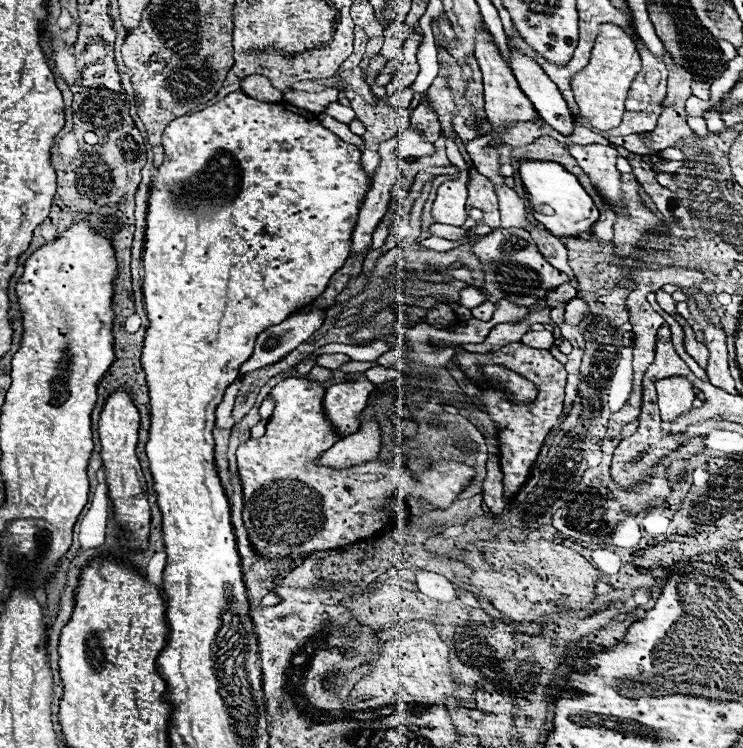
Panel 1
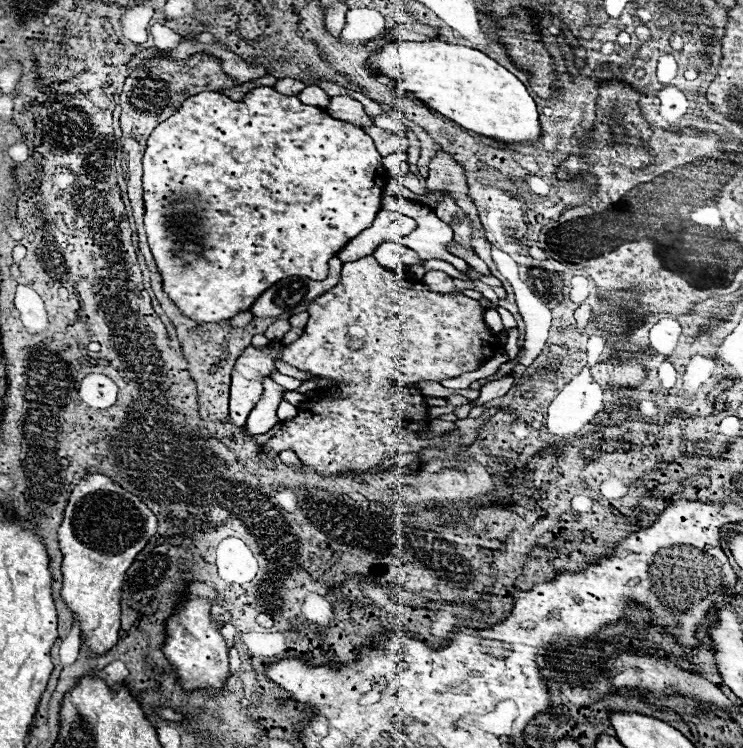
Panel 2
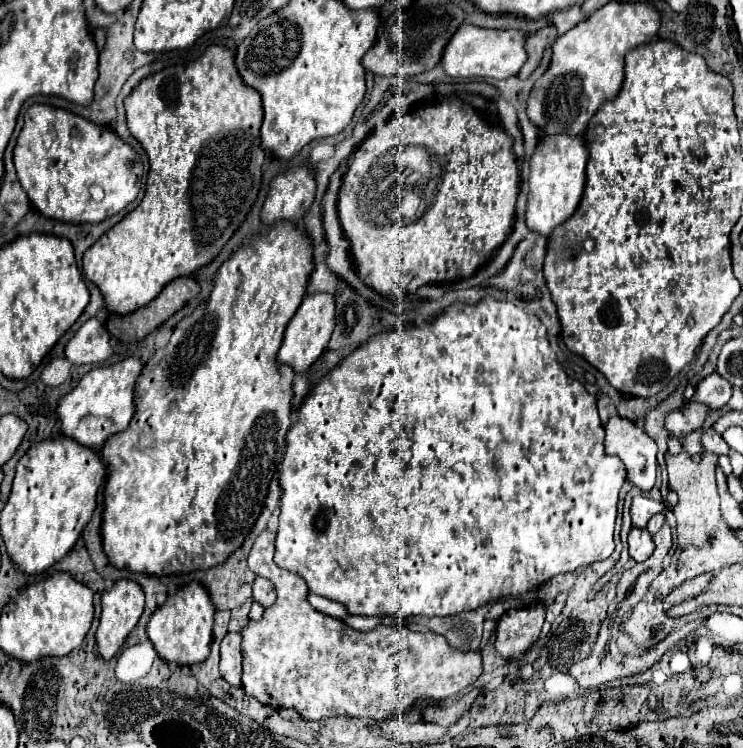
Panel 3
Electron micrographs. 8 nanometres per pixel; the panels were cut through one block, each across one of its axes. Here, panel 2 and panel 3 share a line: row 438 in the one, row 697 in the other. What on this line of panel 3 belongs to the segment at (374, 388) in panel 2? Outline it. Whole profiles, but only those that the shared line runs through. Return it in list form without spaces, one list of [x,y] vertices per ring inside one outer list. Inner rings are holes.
[[[264,530],[264,532],[256,538],[256,542],[254,542],[254,546],[252,546],[252,552],[250,552],[250,556],[248,556],[248,564],[250,564],[250,570],[252,570],[252,572],[256,572],[258,576],[264,576],[264,578],[268,578],[268,580],[272,580],[272,582],[276,584],[278,598],[276,598],[276,602],[274,602],[272,606],[264,608],[264,614],[262,614],[262,618],[260,618],[258,622],[250,620],[250,622],[242,628],[242,632],[240,632],[242,636],[240,636],[240,634],[232,634],[232,632],[228,632],[228,634],[224,636],[224,640],[222,640],[222,644],[220,644],[220,674],[222,674],[222,678],[224,678],[226,682],[230,682],[232,686],[242,686],[248,696],[254,696],[256,700],[260,700],[262,704],[268,704],[268,706],[272,706],[272,708],[282,708],[282,706],[294,708],[294,710],[298,710],[298,714],[300,714],[304,720],[322,720],[322,718],[330,718],[330,716],[356,716],[356,718],[384,720],[384,718],[396,716],[396,712],[402,712],[402,710],[410,708],[416,700],[422,700],[422,698],[444,700],[444,698],[448,698],[448,696],[454,696],[456,692],[464,690],[466,686],[470,686],[472,682],[476,682],[476,680],[480,678],[480,674],[482,674],[482,656],[480,656],[480,652],[474,652],[474,650],[468,650],[468,652],[454,650],[454,648],[452,648],[440,634],[436,634],[436,632],[424,632],[424,634],[422,634],[422,632],[412,632],[412,630],[408,630],[408,628],[404,628],[404,626],[396,626],[396,624],[394,624],[394,626],[384,626],[384,624],[380,624],[378,628],[374,628],[374,630],[370,630],[370,632],[356,632],[356,630],[346,628],[340,620],[336,620],[336,618],[332,618],[332,616],[326,616],[326,614],[314,610],[314,608],[308,604],[308,600],[306,600],[306,596],[308,596],[308,586],[306,586],[306,582],[304,582],[298,574],[294,574],[294,572],[290,572],[290,570],[284,570],[284,568],[280,568],[280,566],[274,562],[274,538],[276,538],[276,536],[274,536],[272,532]]]

